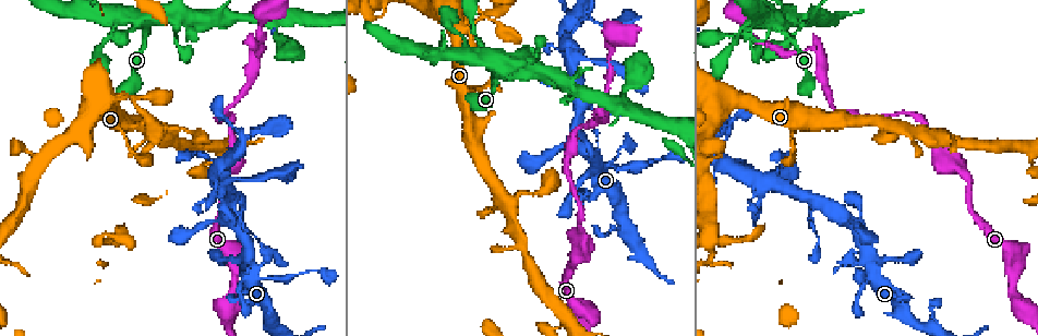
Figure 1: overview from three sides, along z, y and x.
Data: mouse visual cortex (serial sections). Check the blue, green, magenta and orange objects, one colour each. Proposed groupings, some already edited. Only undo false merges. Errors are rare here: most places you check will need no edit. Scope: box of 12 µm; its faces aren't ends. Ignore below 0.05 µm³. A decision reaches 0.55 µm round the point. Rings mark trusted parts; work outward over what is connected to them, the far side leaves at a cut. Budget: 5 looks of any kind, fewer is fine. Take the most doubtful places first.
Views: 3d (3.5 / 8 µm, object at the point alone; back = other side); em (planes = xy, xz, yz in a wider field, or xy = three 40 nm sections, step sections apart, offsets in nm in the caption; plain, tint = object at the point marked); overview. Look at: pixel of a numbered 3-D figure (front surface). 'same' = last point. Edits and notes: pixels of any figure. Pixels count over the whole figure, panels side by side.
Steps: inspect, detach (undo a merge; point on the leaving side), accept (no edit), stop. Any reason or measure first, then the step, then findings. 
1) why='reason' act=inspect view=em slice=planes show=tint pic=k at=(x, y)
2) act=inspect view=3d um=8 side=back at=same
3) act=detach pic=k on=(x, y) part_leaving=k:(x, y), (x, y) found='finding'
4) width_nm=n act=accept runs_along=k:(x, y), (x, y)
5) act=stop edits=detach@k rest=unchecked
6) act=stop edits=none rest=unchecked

why='two arms in line, one across' act=inspect view=3d um=3.5 pic=1 at=(579, 111)

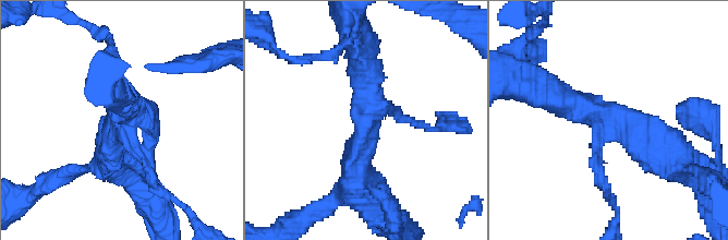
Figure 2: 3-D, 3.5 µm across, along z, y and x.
act=inspect view=em slice=xy step=3 show=tint pic=2 at=(368, 124)

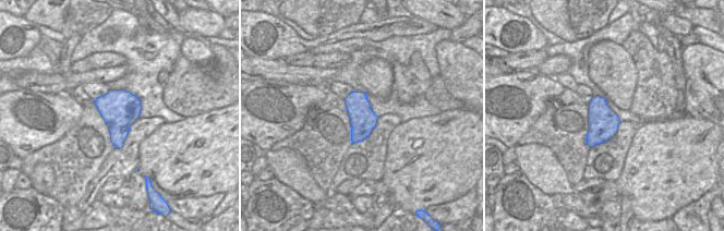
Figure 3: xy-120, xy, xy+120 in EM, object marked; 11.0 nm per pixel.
arm_widths_nm=100,400,450 act=accept runs_along=2:(674, 157), (593, 107), (550, 97) found='one cell here'

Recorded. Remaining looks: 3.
why='thin neck' act=inspect view=em slice=xy step=5 show=tint pic=1 at=(129, 141)

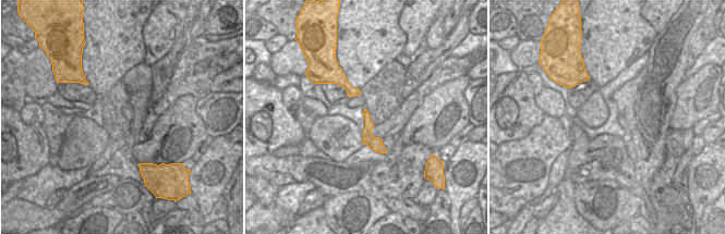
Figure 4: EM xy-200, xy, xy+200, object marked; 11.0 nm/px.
act=inspect view=3d um=3.5 side=back at=same

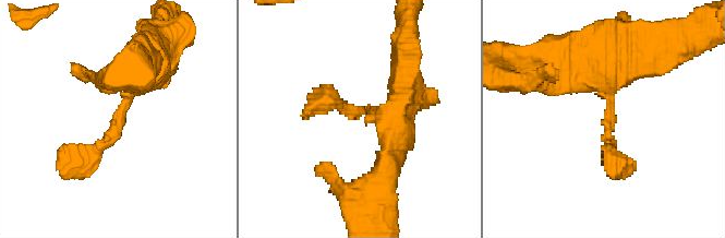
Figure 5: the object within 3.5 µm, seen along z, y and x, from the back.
arm_widths_nm=200,350 act=accept runs_along=5:(154, 56), (121, 123), (70, 157) found='continuous, no second cell'

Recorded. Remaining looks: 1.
act=stop edits=none rest=unchecked

